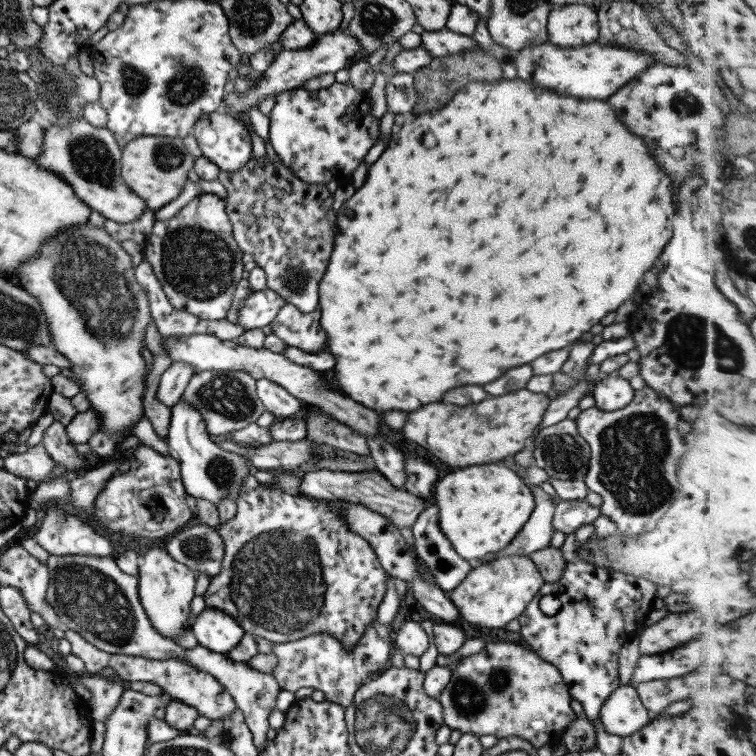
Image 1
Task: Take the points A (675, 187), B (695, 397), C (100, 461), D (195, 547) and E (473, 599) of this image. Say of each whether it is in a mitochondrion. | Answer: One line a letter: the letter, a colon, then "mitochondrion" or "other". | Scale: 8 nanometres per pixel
A: other
B: other
C: other
D: mitochondrion
E: other

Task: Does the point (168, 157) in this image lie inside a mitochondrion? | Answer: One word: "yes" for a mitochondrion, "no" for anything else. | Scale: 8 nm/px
yes

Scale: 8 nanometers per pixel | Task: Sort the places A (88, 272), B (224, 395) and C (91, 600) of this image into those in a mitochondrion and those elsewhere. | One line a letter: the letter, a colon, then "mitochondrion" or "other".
A: mitochondrion
B: mitochondrion
C: mitochondrion

